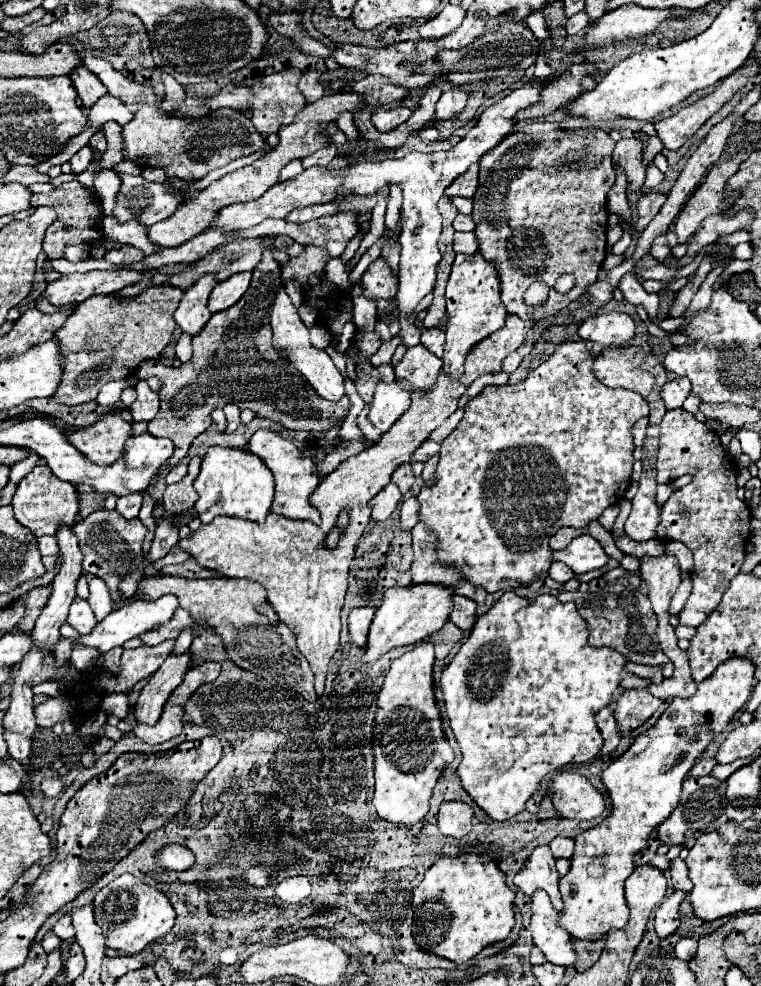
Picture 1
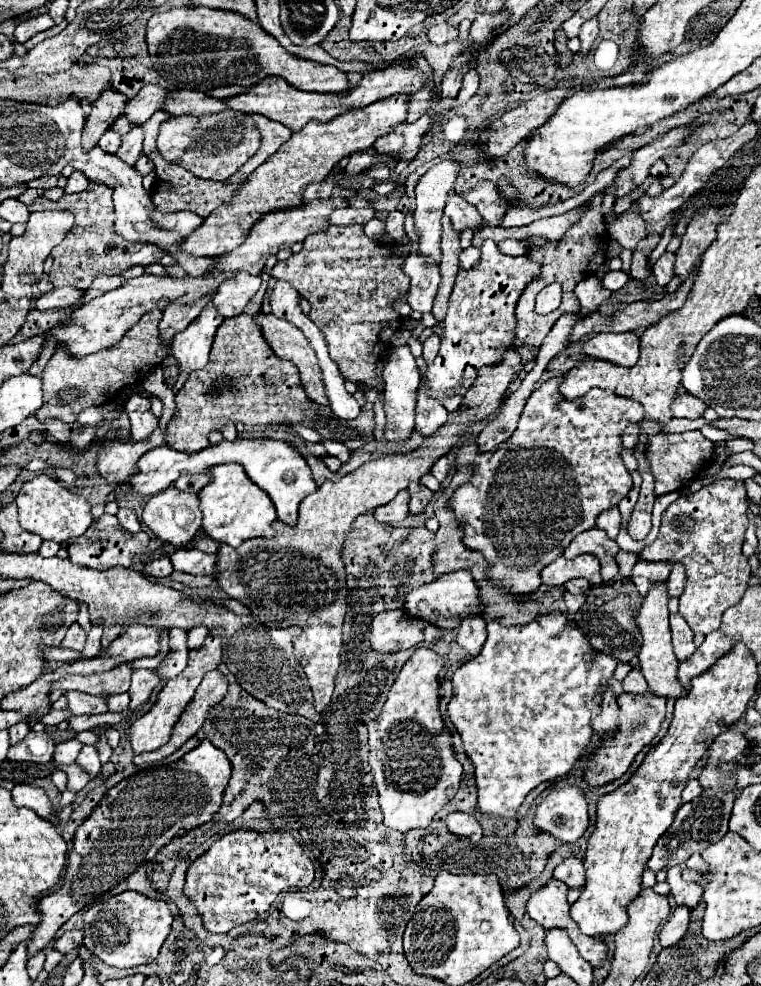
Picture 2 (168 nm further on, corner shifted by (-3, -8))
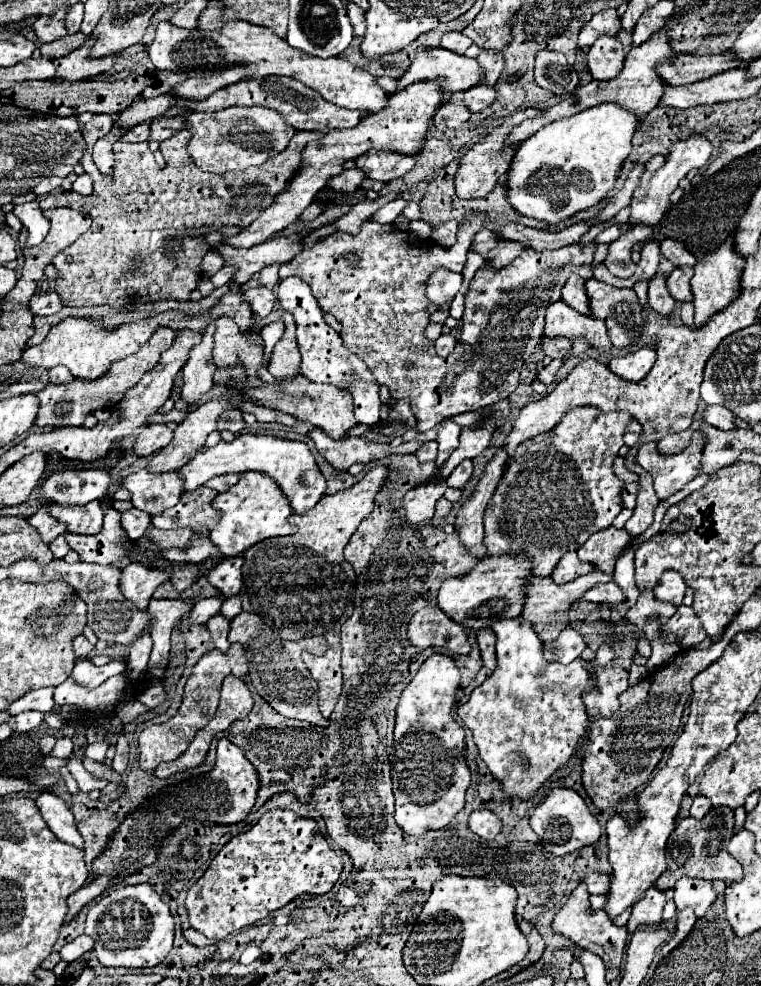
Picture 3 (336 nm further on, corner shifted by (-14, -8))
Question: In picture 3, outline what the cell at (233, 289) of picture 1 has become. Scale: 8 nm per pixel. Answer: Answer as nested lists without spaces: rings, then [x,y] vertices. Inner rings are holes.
[[[256,287],[254,291],[246,291],[242,299],[250,305],[252,313],[258,319],[266,319],[274,311],[274,303],[276,303],[274,291],[266,289],[266,287]]]

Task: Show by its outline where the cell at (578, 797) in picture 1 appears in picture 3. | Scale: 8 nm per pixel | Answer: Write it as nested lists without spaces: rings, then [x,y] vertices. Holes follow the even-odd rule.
[[[552,789],[546,799],[530,813],[530,827],[540,837],[540,843],[546,847],[546,851],[554,855],[574,853],[586,845],[596,843],[602,835],[596,817],[588,811],[584,799],[572,789]]]

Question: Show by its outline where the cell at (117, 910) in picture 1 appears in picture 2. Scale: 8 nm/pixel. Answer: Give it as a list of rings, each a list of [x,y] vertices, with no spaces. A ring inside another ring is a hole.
[[[123,891],[115,897],[113,903],[91,905],[85,911],[85,939],[83,943],[91,949],[95,957],[113,967],[137,967],[151,963],[171,933],[173,915],[165,901],[145,897],[137,891]]]

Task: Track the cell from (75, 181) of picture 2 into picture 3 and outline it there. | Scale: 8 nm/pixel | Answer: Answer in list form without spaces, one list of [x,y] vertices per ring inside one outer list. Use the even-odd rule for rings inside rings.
[[[88,173],[80,175],[80,177],[74,181],[72,189],[74,189],[76,193],[80,193],[80,195],[90,195],[90,193],[92,193],[92,177],[90,177]]]

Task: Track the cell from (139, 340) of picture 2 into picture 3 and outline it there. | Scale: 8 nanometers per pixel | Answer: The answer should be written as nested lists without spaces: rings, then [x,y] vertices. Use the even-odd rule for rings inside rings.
[[[158,329],[158,333],[154,333],[154,337],[150,337],[150,341],[146,345],[142,345],[142,349],[138,353],[126,357],[124,361],[114,363],[110,373],[106,373],[106,377],[100,377],[98,381],[88,381],[88,383],[72,381],[64,387],[50,383],[46,389],[42,389],[36,395],[40,401],[36,425],[38,427],[56,427],[56,429],[58,427],[82,427],[86,415],[94,413],[100,407],[102,409],[114,407],[124,397],[124,393],[144,377],[144,373],[152,371],[158,365],[160,355],[174,343],[174,339],[176,339],[176,333],[172,329]]]

